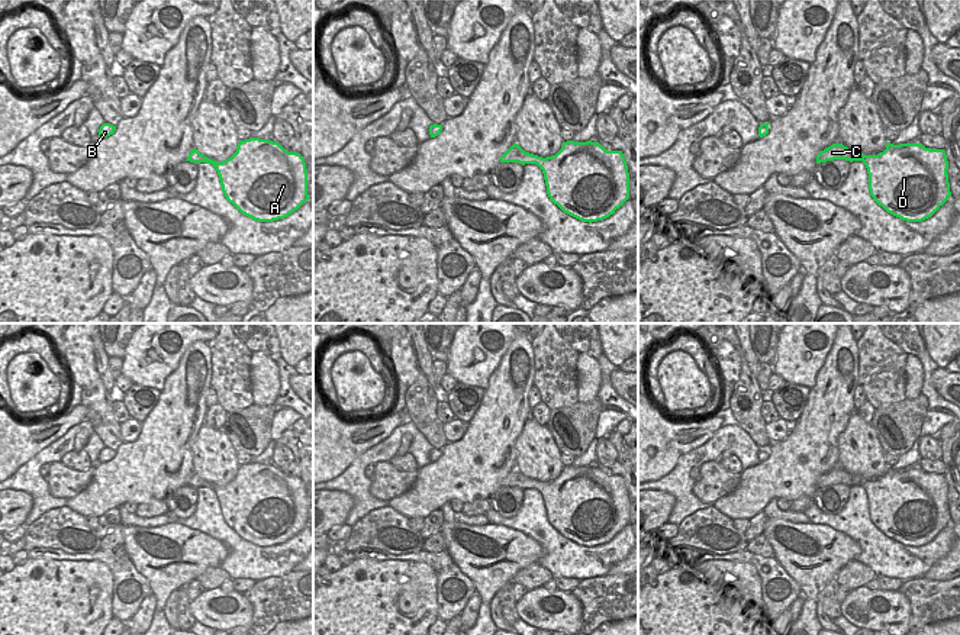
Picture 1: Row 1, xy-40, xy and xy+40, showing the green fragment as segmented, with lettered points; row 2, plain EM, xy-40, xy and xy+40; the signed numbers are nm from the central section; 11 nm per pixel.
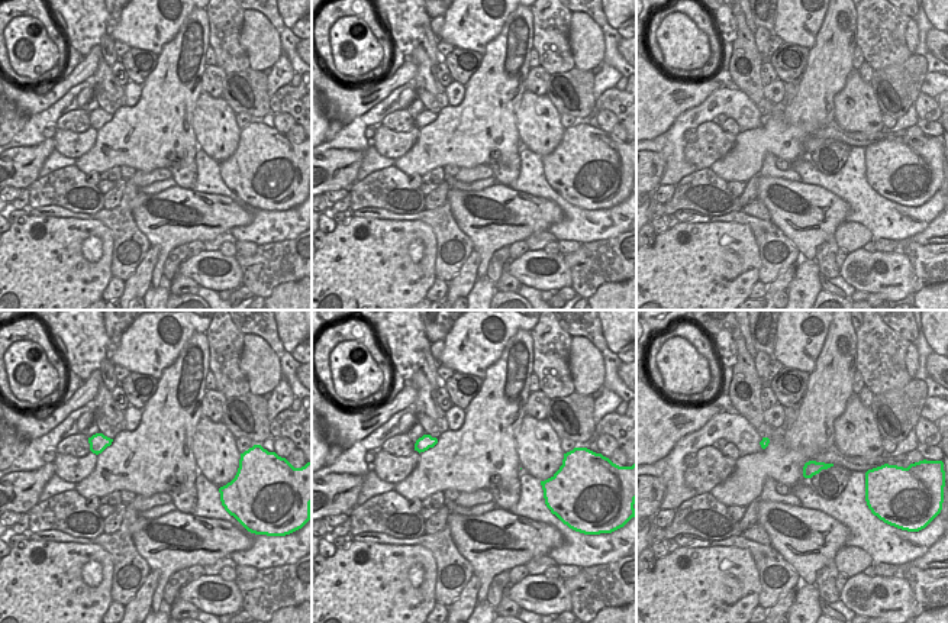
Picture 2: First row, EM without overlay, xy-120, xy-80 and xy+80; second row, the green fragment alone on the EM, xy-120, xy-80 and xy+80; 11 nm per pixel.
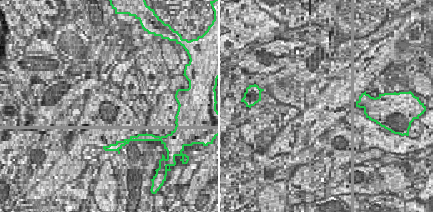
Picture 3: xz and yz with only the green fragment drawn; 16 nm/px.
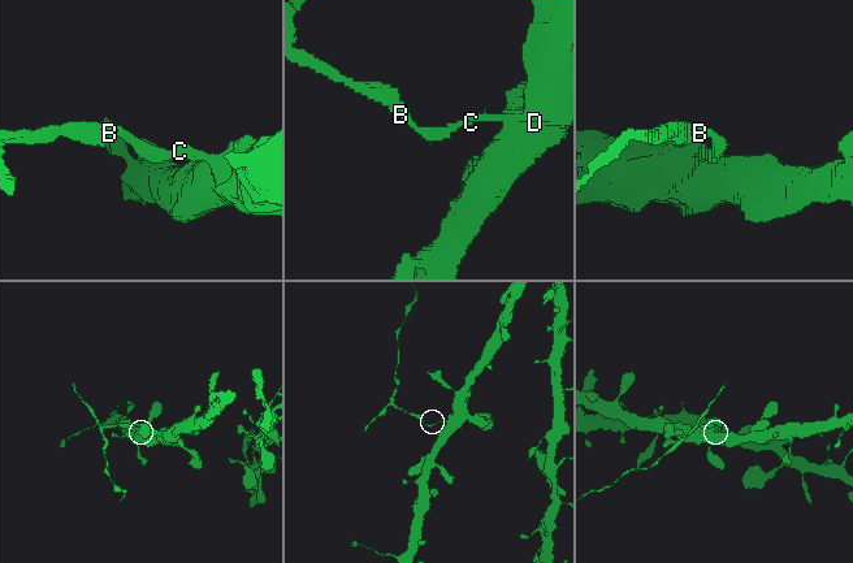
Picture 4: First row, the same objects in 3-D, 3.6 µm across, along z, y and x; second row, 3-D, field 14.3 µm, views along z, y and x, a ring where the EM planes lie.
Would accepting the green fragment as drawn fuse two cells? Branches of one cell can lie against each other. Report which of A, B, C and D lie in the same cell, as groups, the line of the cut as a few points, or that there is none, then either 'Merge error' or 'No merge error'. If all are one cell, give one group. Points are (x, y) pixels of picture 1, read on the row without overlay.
Groups: A D / B C. Split along xy+40 (875, 480), (870, 480), (863, 487). Merge error.

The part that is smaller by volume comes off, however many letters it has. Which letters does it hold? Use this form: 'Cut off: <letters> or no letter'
Cut off: B, C

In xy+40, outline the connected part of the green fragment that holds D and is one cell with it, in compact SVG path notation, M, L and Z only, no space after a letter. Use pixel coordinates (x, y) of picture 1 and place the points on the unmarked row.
M887 467L883 477L863 489L873 525L902 545L922 547L951 520L944 474Z

